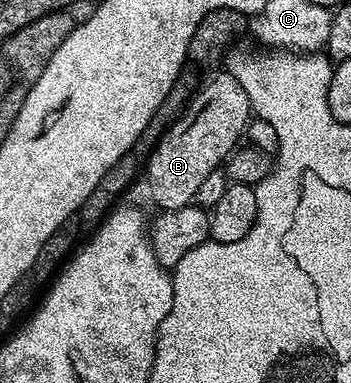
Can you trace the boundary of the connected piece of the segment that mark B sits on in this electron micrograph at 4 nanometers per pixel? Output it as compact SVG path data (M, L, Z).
M225 72L222 78L213 78L209 83L206 81L148 155L149 194L154 204L161 206L157 208L162 211L178 210L190 205L197 197L199 184L203 184L211 172L218 170L242 141L250 121L247 92L239 80Z

